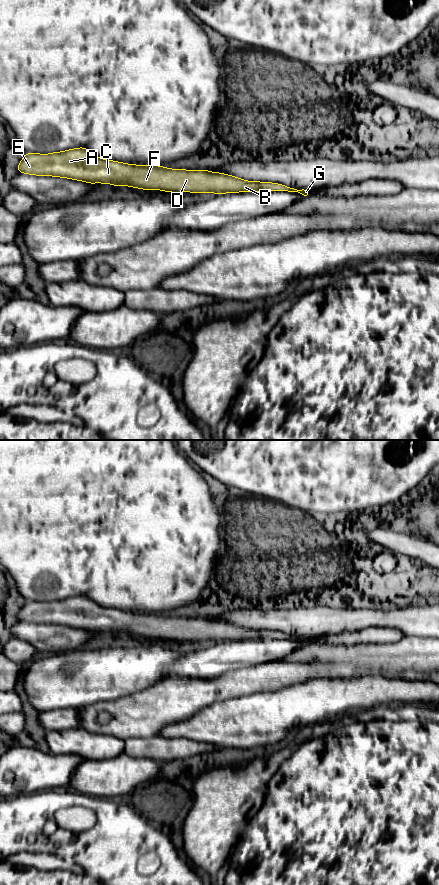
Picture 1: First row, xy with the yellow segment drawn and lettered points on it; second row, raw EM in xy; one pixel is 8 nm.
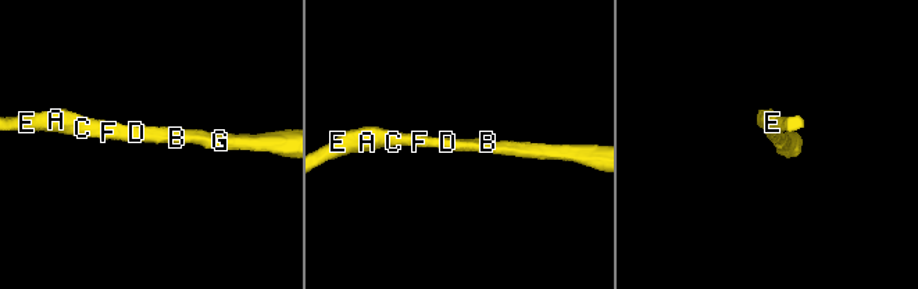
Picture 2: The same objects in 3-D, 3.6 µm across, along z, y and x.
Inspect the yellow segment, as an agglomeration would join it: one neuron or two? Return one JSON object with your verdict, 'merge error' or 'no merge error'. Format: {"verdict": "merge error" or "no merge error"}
{"verdict": "no merge error"}

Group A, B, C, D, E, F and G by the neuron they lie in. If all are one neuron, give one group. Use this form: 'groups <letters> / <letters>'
groups A B C D E F G

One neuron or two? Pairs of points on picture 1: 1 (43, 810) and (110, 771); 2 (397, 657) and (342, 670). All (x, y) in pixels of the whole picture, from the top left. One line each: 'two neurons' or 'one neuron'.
1: two neurons
2: one neuron

